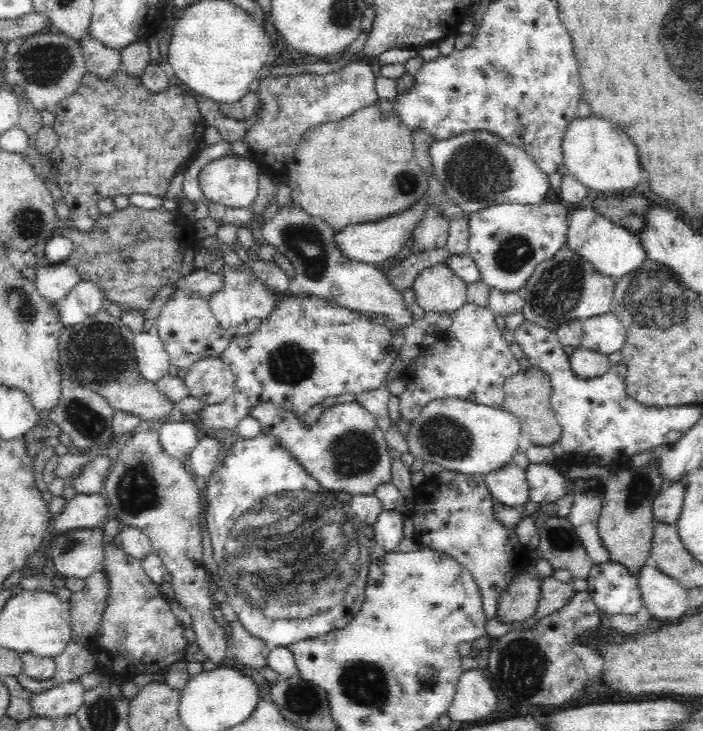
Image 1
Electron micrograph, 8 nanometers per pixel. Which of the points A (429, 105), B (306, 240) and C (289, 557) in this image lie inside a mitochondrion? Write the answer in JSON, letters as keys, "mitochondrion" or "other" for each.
{"A":"other","B":"mitochondrion","C":"mitochondrion"}

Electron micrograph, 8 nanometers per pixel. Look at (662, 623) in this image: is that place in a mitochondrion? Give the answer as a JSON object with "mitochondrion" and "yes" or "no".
{"mitochondrion":"no"}

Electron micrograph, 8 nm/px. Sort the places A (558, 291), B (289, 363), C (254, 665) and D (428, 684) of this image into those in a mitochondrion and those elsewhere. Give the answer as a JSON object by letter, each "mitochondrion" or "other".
{"A":"mitochondrion","B":"mitochondrion","C":"other","D":"other"}

